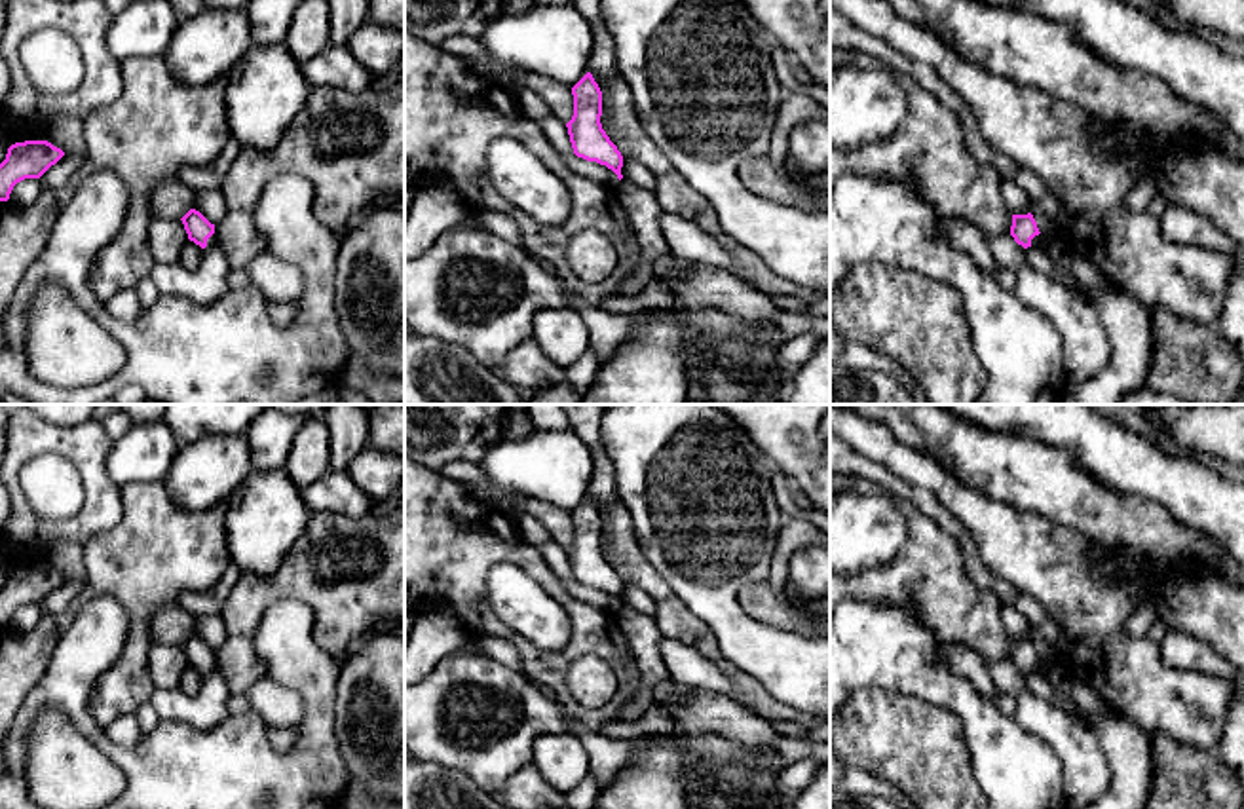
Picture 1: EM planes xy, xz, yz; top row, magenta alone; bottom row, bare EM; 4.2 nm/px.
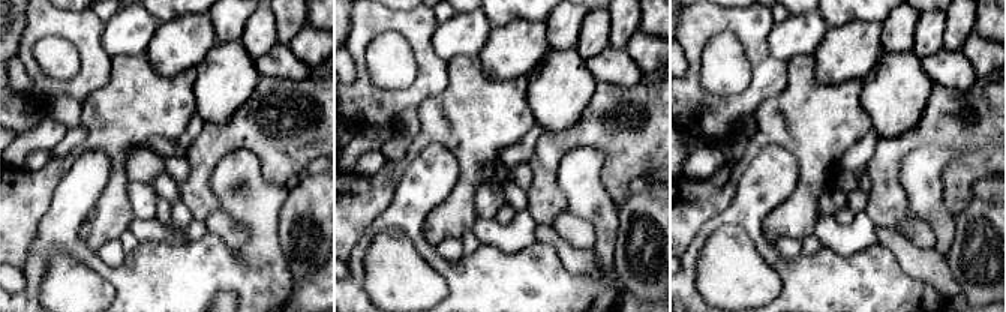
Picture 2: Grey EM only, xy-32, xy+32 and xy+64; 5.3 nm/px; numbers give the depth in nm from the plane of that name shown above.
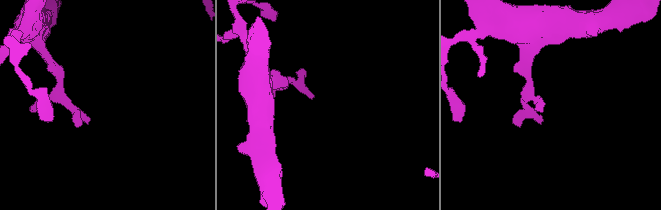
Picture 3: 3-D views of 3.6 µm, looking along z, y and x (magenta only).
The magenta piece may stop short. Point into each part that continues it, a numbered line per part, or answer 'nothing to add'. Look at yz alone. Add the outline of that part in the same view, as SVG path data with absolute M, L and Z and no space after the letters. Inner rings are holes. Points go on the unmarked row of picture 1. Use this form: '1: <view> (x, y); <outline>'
1: yz (1127, 747); M1039 659L1031 665L1031 672L1043 674L1086 716L1107 758L1111 782L1094 803L1083 809L1147 809L1153 773L1149 735L1113 716L1090 686L1067 674L1062 661L1050 661L1045 667Z

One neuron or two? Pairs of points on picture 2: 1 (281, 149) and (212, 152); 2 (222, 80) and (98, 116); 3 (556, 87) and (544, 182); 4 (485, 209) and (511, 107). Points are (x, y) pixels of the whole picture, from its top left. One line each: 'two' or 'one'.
1: one
2: two
3: two
4: two

